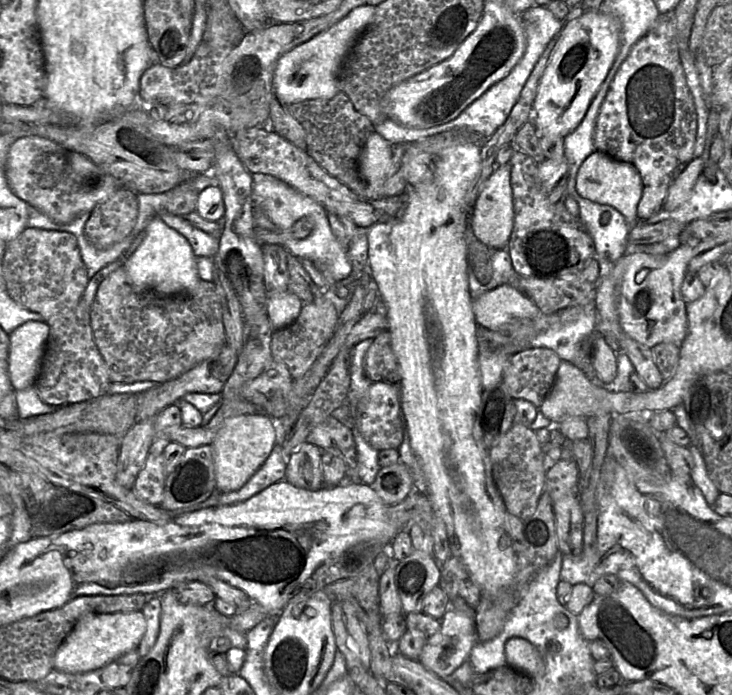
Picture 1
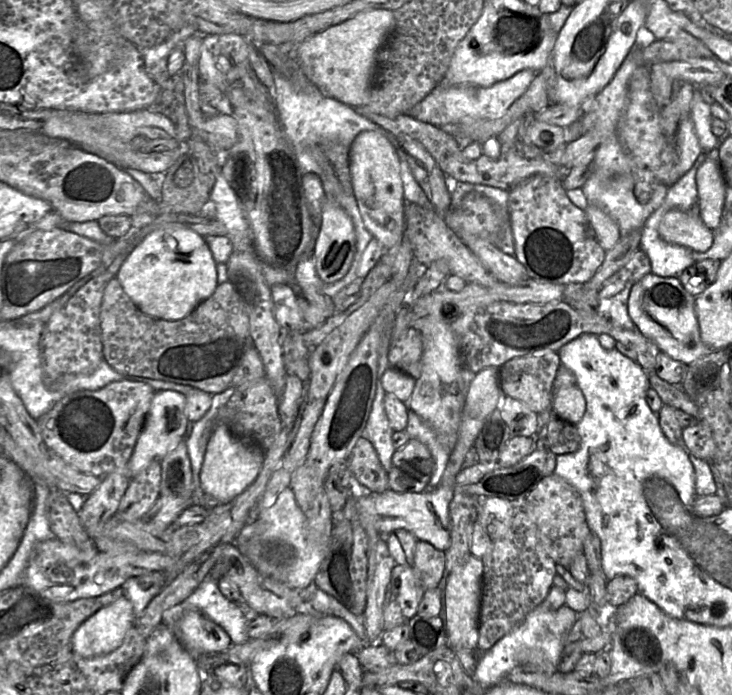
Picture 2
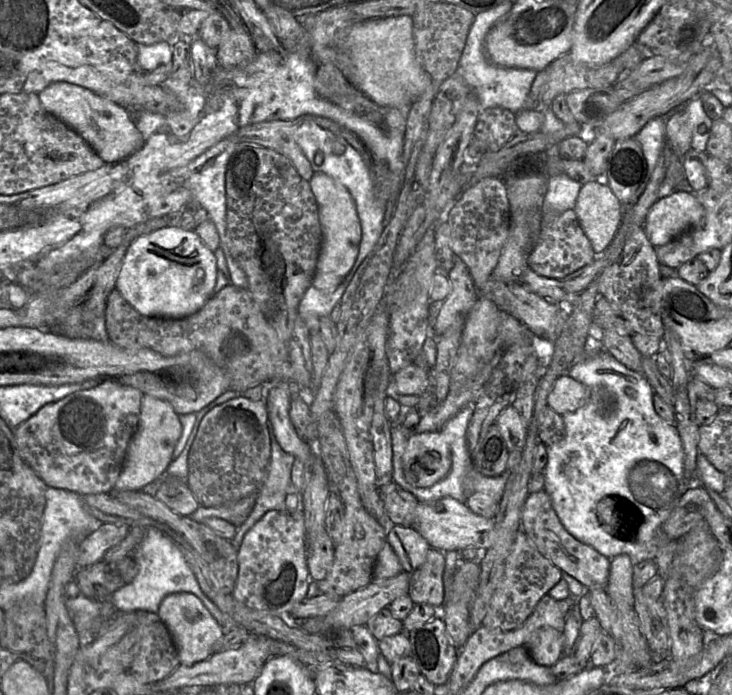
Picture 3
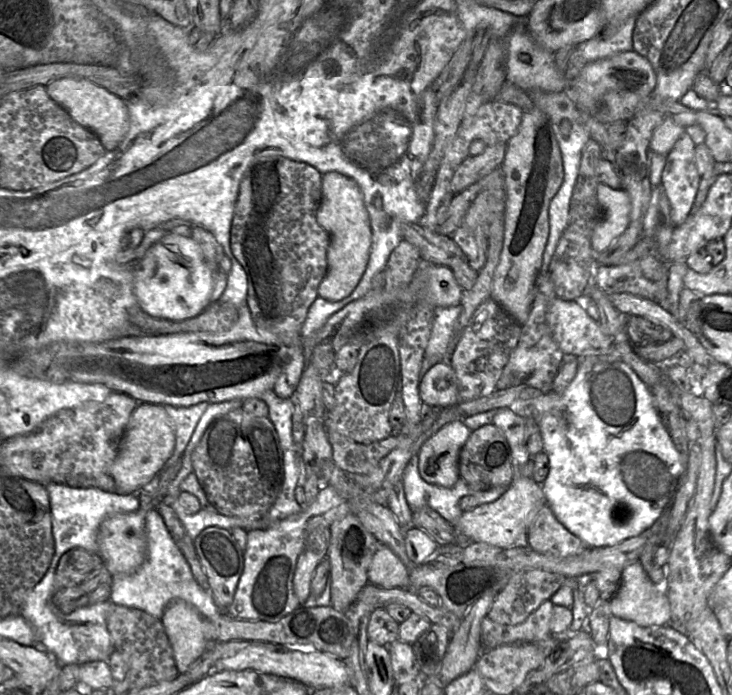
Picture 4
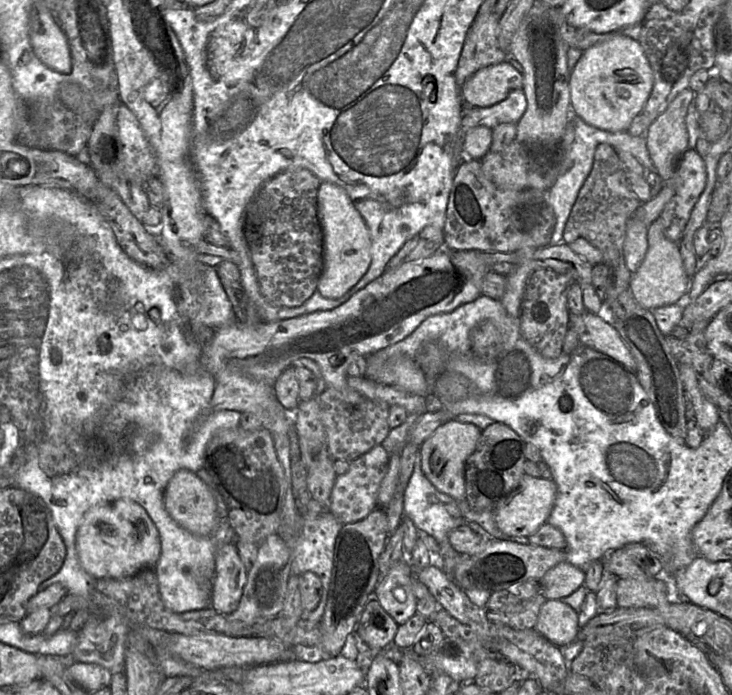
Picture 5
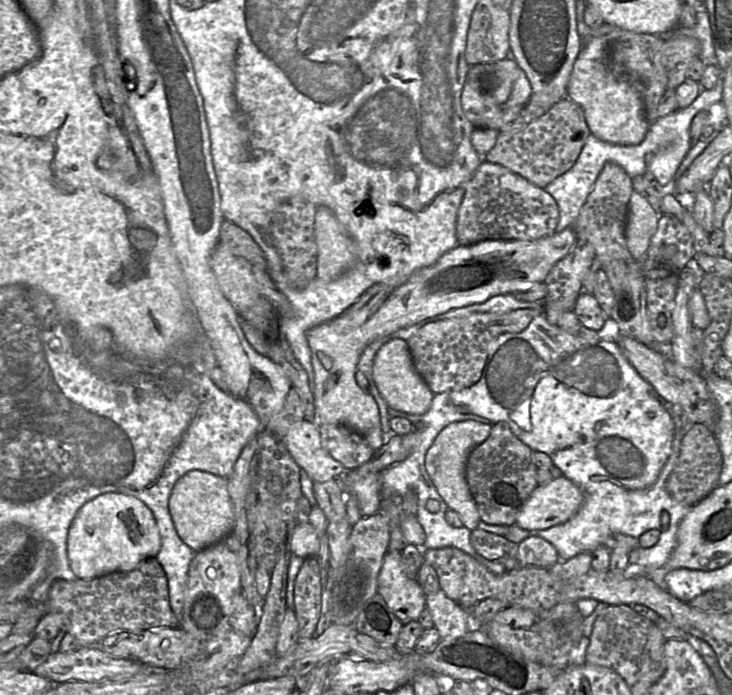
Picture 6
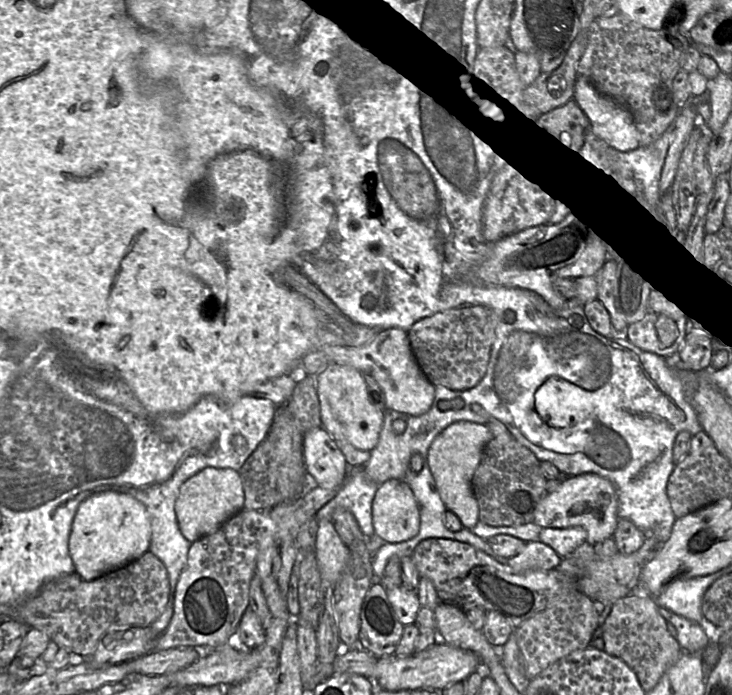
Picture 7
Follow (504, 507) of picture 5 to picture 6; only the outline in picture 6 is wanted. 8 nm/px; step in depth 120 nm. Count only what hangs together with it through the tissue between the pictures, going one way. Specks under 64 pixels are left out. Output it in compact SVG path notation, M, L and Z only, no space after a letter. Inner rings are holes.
M566 477L538 485L519 512L515 525L534 532L568 521L583 503L580 487Z

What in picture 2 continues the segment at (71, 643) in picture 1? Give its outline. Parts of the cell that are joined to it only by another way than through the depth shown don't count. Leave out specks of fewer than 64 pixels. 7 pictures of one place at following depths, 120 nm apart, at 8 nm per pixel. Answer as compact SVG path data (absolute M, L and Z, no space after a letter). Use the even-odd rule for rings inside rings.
M126 597L99 609L88 617L74 632L72 653L81 657L108 654L118 648L136 615Z

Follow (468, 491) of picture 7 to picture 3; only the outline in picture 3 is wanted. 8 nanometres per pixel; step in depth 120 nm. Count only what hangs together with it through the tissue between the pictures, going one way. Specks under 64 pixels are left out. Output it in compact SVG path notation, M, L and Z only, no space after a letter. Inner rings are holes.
M414 431L407 439L402 456L406 481L414 487L427 488L445 478L451 470L449 444L438 431Z

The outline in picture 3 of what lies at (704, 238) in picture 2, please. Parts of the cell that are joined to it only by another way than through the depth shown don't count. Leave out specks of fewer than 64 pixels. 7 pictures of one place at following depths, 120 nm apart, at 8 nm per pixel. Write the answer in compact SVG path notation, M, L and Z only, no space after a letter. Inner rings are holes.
M673 192L658 199L644 223L653 247L663 246L687 230L703 226L705 210L693 192Z

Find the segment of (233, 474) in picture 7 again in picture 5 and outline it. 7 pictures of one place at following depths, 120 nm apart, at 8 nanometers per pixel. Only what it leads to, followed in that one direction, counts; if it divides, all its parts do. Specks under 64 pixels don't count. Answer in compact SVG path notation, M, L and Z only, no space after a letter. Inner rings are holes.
M186 469L178 470L169 481L164 506L177 524L199 536L211 535L219 523L210 488Z

